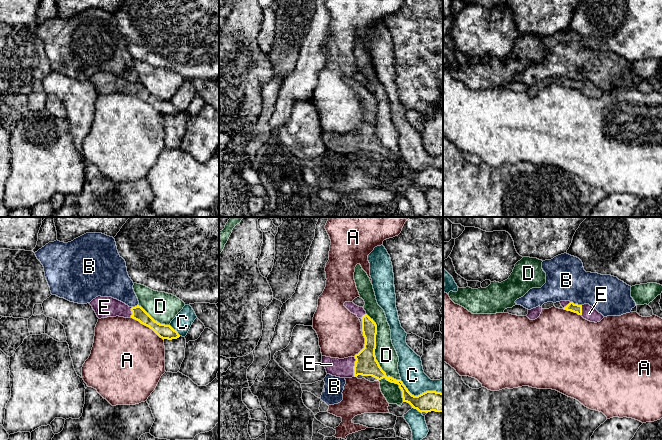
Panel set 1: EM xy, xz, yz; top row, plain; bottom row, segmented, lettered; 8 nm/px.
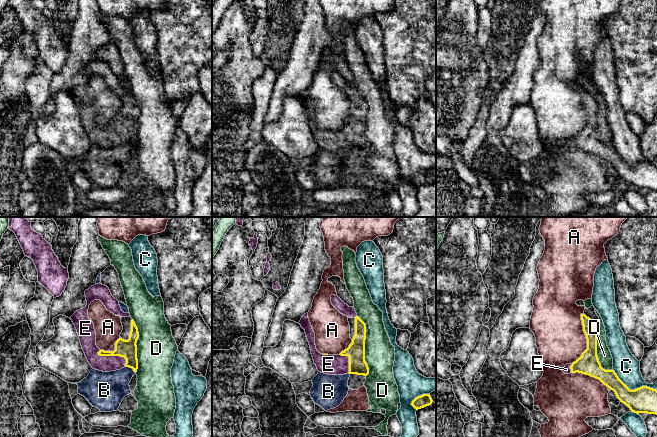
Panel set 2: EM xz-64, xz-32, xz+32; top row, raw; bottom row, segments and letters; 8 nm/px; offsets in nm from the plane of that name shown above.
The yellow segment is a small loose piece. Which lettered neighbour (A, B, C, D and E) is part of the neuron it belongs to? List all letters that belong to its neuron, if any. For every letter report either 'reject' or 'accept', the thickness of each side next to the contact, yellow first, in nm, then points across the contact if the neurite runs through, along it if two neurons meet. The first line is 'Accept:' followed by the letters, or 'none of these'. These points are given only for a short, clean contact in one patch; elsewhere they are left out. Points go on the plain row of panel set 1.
Accept: E
A: reject; calibres 110 and 500 nm
B: reject; calibres 70 and 340 nm; border yz (570, 77), (581, 81)
C: reject; calibres 160 and 200 nm
D: reject; calibres 180 and 170 nm
E: accept; calibres 180 and 160 nm

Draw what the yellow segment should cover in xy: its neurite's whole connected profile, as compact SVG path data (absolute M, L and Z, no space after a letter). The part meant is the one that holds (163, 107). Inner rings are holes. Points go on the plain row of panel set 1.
M101 72L96 73L89 80L99 95L116 92L133 94L152 105L163 116L172 116L180 113L178 108L170 101L158 99L139 81L129 83L125 79L112 73Z

